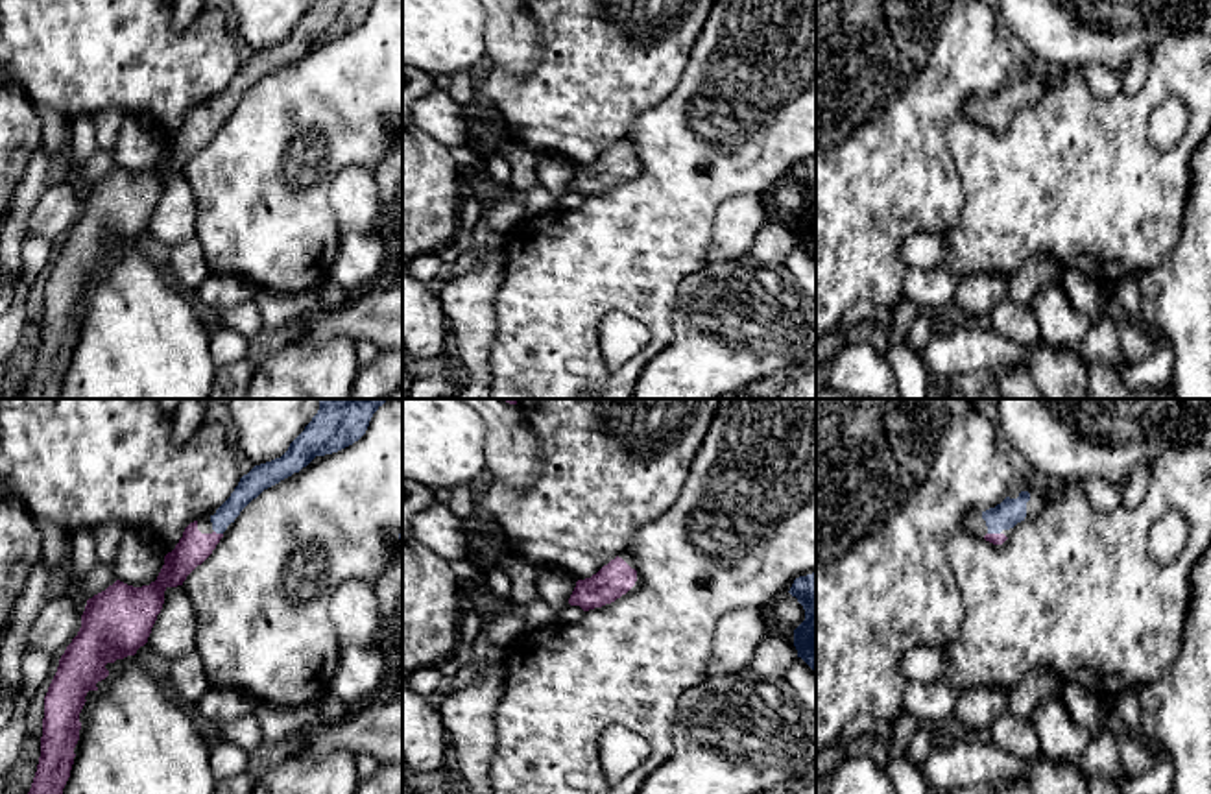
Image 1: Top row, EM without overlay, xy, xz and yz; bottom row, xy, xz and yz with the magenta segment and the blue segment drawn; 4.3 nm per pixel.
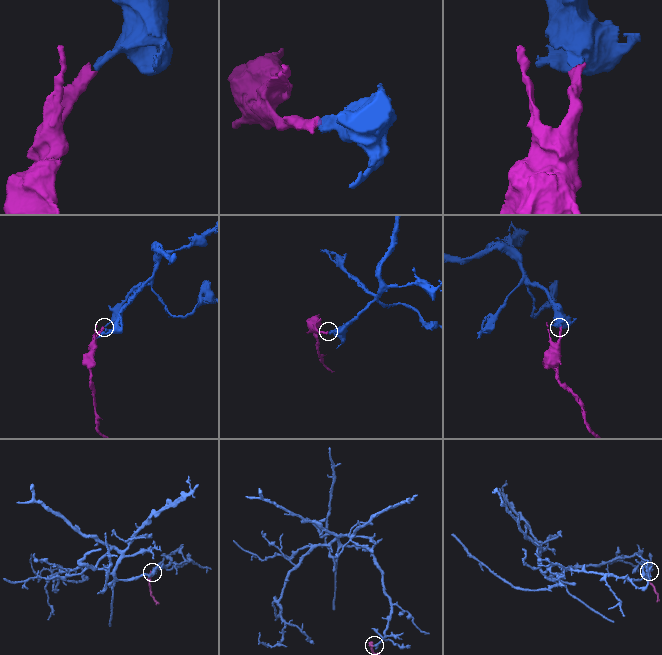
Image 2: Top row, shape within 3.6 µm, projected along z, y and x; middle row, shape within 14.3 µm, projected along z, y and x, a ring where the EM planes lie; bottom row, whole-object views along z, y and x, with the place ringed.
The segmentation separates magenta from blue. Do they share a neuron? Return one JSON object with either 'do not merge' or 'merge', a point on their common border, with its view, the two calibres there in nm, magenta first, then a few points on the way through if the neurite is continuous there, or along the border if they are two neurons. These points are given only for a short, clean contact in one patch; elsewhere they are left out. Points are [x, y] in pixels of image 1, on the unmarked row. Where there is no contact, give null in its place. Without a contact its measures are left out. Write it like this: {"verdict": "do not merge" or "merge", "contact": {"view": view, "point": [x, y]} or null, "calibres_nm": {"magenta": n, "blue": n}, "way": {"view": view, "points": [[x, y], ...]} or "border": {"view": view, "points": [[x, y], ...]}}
{"verdict": "merge", "contact": {"view": "xy", "point": [218, 120]}, "calibres_nm": {"magenta": 140, "blue": 110}, "way": {"view": "xy", "points": [[194, 133], [218, 120], [220, 106], [250, 72]]}}

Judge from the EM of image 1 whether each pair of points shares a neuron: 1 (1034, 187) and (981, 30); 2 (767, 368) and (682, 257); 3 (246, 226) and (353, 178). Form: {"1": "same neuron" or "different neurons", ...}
{"1": "different neurons", "2": "different neurons", "3": "different neurons"}

